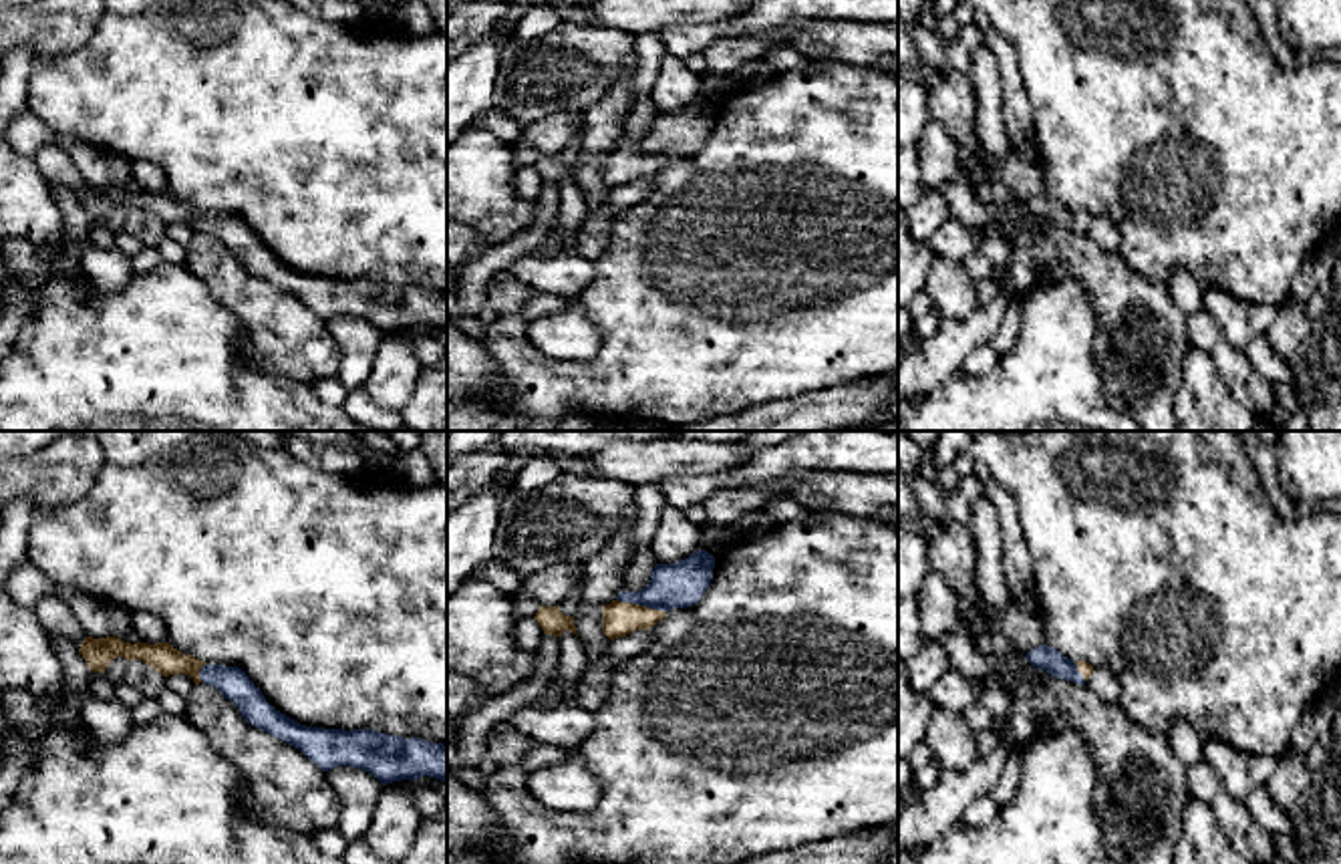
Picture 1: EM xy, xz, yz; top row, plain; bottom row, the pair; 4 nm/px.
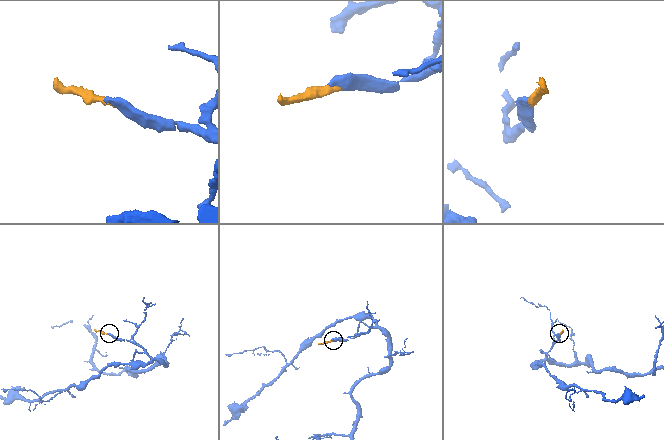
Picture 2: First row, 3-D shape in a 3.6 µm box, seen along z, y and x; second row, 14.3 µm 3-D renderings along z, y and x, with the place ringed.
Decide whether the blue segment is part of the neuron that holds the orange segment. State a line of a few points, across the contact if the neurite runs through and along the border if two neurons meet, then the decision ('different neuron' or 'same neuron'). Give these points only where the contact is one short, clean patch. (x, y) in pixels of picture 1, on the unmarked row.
line xz (619, 168), (639, 154), (679, 133); same neuron

